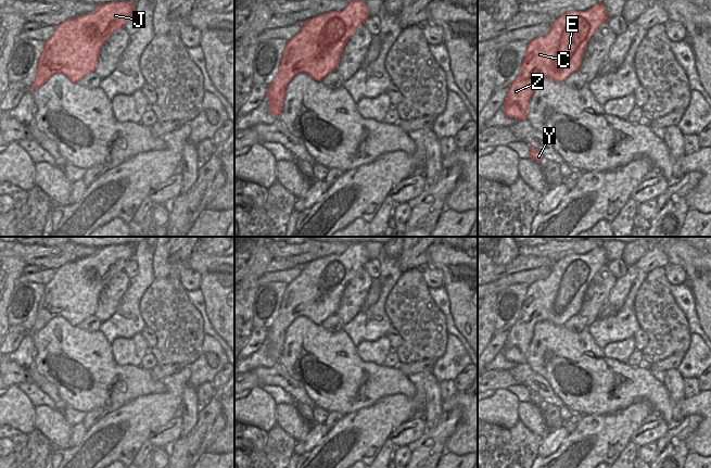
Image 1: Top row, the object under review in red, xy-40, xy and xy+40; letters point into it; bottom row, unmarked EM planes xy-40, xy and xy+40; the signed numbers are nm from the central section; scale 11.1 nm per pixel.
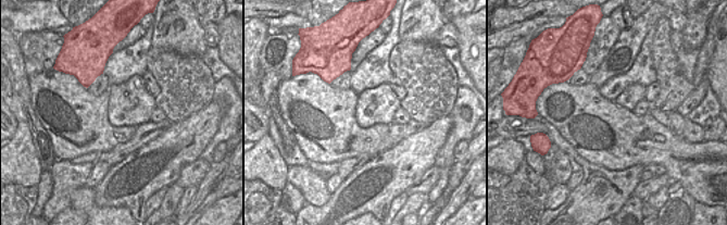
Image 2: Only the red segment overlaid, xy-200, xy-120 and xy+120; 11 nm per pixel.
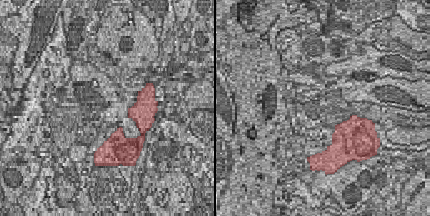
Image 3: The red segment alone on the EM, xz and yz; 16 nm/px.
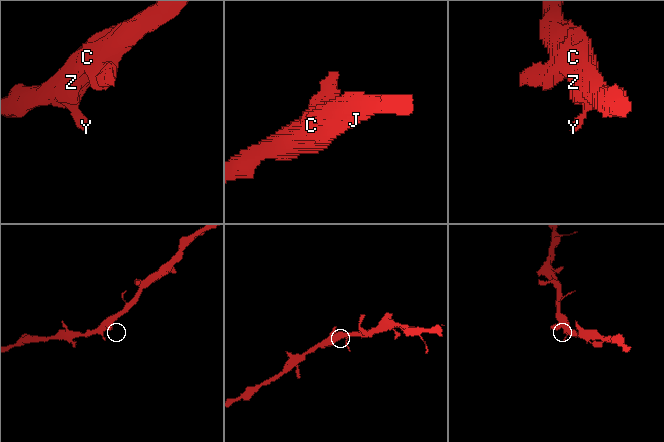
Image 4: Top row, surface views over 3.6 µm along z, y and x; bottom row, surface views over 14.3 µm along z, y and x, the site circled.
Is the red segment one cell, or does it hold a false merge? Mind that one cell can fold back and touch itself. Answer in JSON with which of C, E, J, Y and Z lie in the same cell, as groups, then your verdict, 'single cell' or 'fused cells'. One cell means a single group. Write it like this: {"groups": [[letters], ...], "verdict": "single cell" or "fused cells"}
{"groups": [["C", "E", "J", "Y", "Z"]], "verdict": "single cell"}

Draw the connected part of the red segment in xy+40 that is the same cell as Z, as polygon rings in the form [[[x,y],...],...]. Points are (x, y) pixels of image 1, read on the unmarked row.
[[[601,246],[586,254],[567,255],[555,262],[546,279],[529,286],[520,317],[508,331],[504,356],[509,362],[524,364],[534,326],[541,320],[564,325],[577,315],[587,286],[607,264],[607,254]]]

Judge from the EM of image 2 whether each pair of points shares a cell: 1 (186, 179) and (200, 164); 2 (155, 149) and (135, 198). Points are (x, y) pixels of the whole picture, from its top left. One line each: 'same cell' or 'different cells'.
1: same cell
2: same cell

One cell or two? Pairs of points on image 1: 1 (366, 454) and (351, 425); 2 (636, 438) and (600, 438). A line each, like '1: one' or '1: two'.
1: one
2: two

